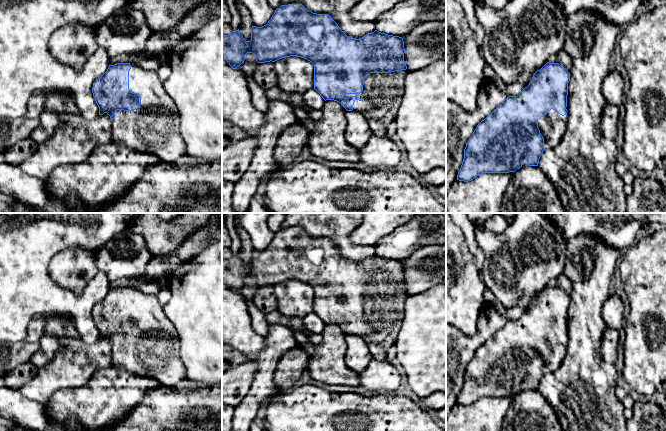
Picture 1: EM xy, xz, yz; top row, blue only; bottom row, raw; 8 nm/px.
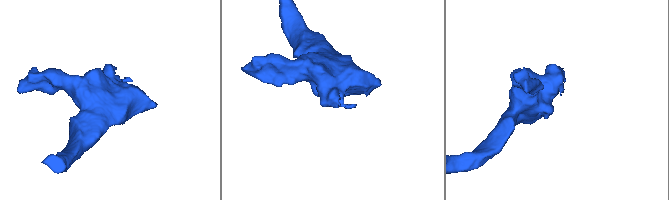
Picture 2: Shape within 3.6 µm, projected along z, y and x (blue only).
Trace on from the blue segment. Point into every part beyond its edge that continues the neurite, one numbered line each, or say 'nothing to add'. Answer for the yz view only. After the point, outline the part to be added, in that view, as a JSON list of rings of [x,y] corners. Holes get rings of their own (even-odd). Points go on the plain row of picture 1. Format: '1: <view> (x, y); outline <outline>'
1: yz (552, 350); outline [[[551,333],[544,341],[538,344],[538,352],[544,362],[545,374],[554,372],[566,357],[567,339],[560,339]]]

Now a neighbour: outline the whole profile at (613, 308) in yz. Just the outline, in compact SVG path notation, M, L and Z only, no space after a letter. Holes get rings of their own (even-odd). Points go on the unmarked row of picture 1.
M609 295L602 305L602 319L606 328L620 330L624 321L624 304L616 295Z

